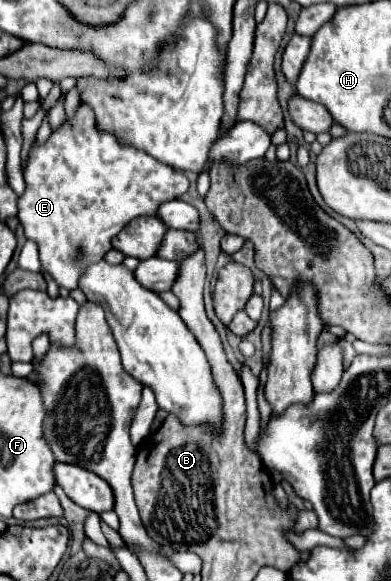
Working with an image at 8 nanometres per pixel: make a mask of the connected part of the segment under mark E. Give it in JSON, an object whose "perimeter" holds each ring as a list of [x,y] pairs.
{"perimeter":[[[79,106],[71,126],[63,124],[55,134],[49,136],[45,144],[33,144],[23,176],[27,190],[19,198],[17,218],[25,230],[26,238],[39,246],[43,270],[67,290],[77,286],[77,278],[81,278],[87,266],[99,262],[103,254],[111,250],[111,238],[129,220],[137,216],[153,216],[163,202],[179,198],[189,188],[189,180],[183,172],[151,158],[141,150],[123,148],[111,134],[97,132],[93,112],[87,106]]]}

